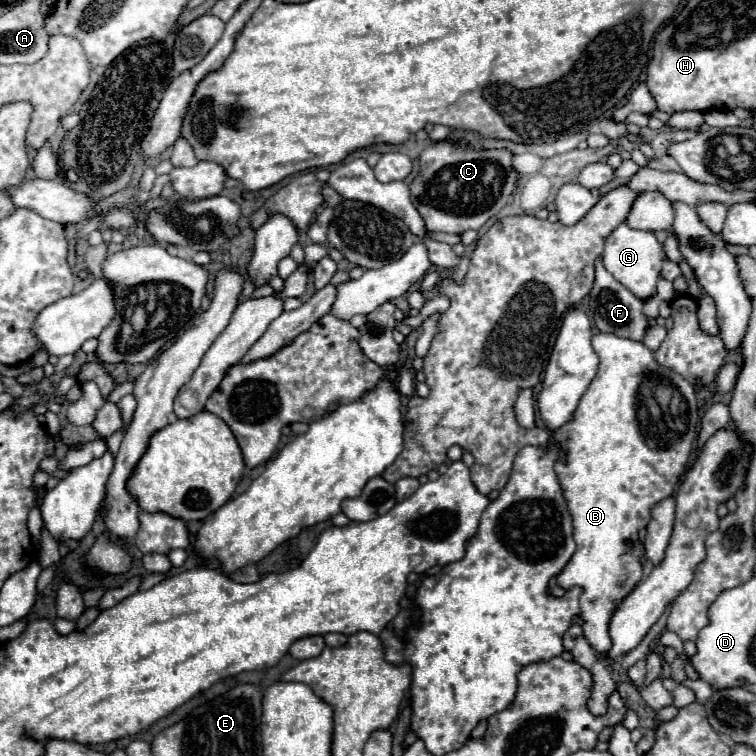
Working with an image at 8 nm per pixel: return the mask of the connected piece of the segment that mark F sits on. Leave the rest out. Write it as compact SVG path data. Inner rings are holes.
M596 260L596 282L594 282L594 288L590 292L590 310L592 310L592 316L594 316L596 328L600 332L606 332L606 334L614 334L614 336L620 336L620 338L642 342L644 332L648 328L648 318L646 318L642 308L644 308L644 302L640 298L636 298L620 282L616 282L606 272L606 268L602 266L602 260Z

